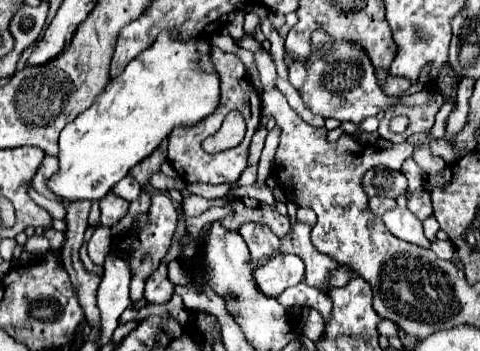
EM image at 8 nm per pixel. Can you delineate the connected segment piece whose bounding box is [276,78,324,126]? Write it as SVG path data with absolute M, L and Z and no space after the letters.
M278 78L276 80L276 88L286 96L286 100L288 100L288 104L308 122L308 124L312 124L312 126L324 126L324 118L322 116L316 116L316 114L312 114L306 106L304 106L304 102L302 102L302 98L300 98L300 94L298 94L298 90L288 82L288 80L282 80L282 78Z

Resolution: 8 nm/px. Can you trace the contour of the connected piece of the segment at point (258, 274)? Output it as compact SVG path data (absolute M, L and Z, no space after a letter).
M278 254L254 270L254 280L264 294L278 296L286 288L304 280L302 258L294 254Z

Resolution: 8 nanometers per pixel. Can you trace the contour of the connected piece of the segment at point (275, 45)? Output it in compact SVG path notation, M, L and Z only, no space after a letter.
M268 18L260 22L260 28L266 39L270 42L269 51L272 61L276 66L278 75L284 79L288 79L288 69L283 57L285 53L285 39L278 34Z

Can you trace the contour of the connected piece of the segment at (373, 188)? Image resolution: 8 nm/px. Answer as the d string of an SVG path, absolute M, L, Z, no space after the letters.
M376 166L364 174L362 188L368 198L386 196L386 198L396 200L400 194L406 192L408 180L402 172L396 172L396 170L384 168L384 166Z

